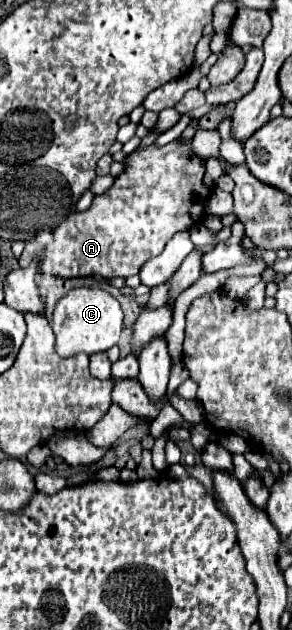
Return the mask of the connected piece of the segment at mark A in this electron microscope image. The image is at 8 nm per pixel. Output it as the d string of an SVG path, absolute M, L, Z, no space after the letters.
M172 140L166 146L148 146L134 150L124 158L124 172L114 180L114 184L100 196L94 196L92 206L86 212L72 212L56 230L54 240L46 246L40 272L52 274L56 278L86 278L86 276L102 276L128 278L138 274L142 264L154 256L158 256L166 242L188 228L200 222L206 214L206 200L210 188L204 184L206 160L192 150L192 140Z

